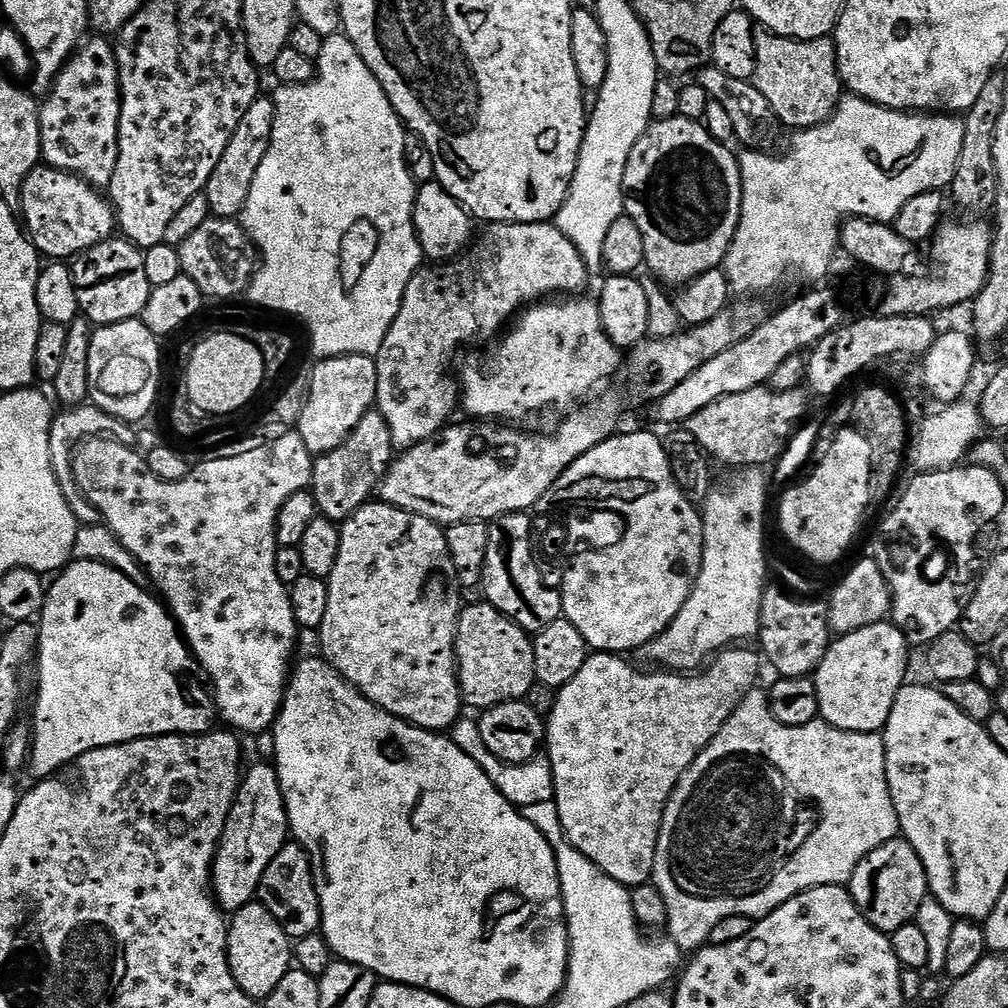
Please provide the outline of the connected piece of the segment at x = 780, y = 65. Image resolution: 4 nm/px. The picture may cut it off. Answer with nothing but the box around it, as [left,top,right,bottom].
[752,27,842,129]

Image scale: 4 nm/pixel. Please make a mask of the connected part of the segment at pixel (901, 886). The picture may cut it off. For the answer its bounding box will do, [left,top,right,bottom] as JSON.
[846,838,930,934]

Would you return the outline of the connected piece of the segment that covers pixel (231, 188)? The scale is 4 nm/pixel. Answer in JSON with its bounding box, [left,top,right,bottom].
[203,98,274,220]

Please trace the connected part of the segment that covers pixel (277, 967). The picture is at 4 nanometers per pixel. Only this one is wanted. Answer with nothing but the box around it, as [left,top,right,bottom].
[228,902,293,1002]

